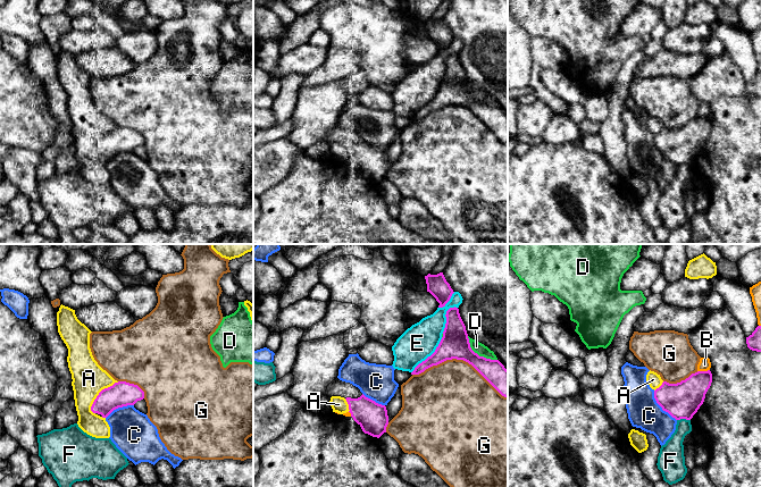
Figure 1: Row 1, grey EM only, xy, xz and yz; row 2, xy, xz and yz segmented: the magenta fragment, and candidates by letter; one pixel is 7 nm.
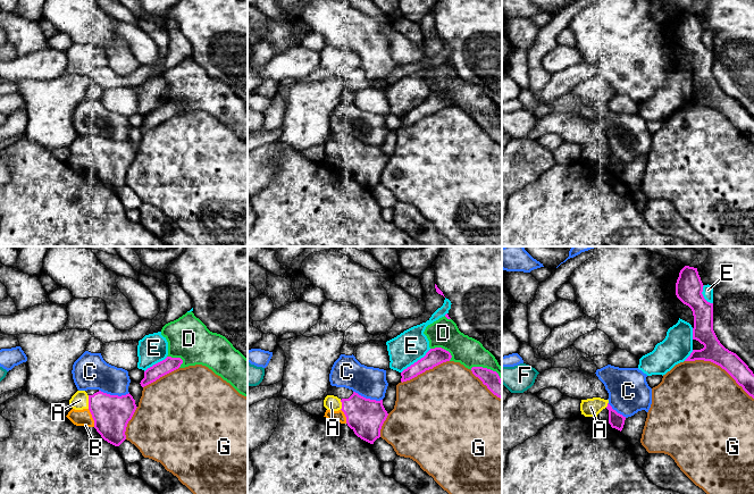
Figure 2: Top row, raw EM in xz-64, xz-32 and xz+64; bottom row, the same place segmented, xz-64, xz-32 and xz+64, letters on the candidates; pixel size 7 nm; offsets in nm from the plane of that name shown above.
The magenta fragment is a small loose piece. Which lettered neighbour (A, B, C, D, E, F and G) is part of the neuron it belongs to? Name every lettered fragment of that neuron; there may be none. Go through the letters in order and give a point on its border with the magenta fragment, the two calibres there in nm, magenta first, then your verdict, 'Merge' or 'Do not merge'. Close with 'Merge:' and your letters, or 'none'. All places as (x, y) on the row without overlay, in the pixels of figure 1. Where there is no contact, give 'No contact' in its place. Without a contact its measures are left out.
A: Touches magenta at xy (99, 140). Thickness 180 nm (magenta) against 240 nm. Do not merge
B: Touches magenta at yz (703, 117). Thickness 260 nm (magenta) against 90 nm. Do not merge
C: Touches magenta at yz (660, 151). Thickness 260 nm (magenta) against 220 nm. Do not merge
D: Touches magenta at xz (477, 100). Thickness 200 nm (magenta) against 80 nm. Do not merge
E: Touches magenta at xz (428, 102). Thickness 200 nm (magenta) against 240 nm. Do not merge
F: Touches magenta at yz (683, 164). Thickness 260 nm (magenta) against 160 nm. Do not merge
G: Touches magenta at xz (460, 105). Thickness 200 nm (magenta) against 460 nm. Do not merge
Merge: none

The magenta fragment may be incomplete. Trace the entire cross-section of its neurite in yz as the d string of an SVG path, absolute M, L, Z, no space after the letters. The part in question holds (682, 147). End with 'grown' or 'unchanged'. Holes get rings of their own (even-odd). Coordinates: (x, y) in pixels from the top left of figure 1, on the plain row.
M697 117L677 129L663 127L654 136L654 144L663 157L676 166L691 166L703 150L712 128L712 119Z; unchanged

